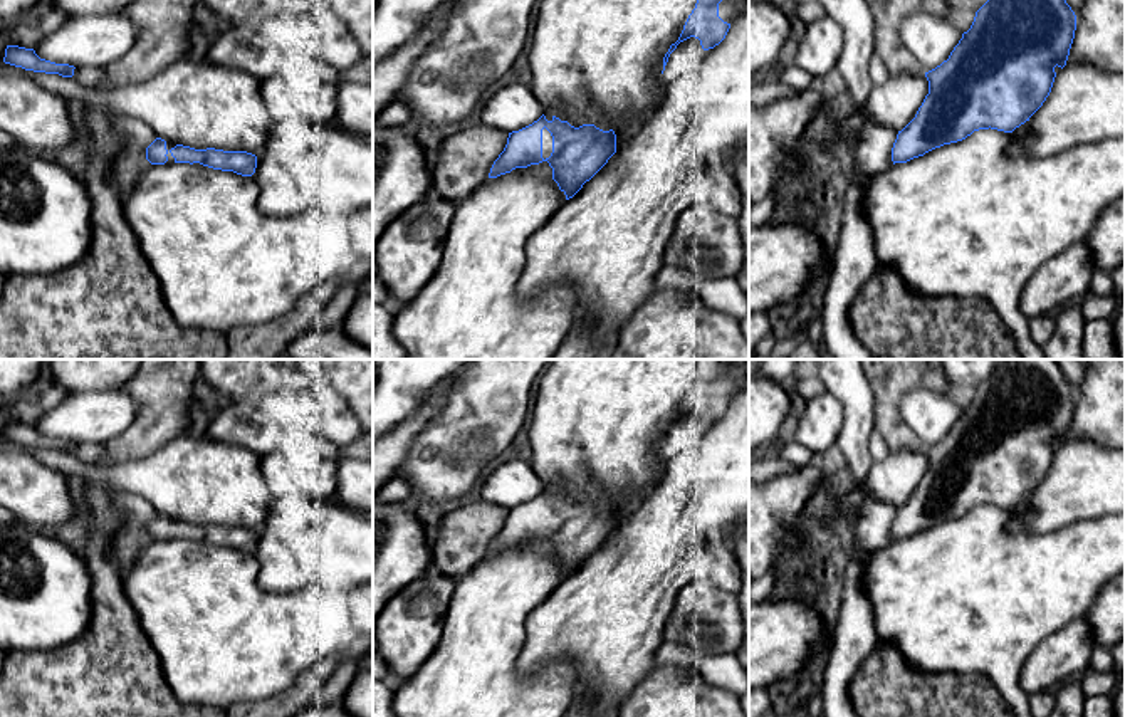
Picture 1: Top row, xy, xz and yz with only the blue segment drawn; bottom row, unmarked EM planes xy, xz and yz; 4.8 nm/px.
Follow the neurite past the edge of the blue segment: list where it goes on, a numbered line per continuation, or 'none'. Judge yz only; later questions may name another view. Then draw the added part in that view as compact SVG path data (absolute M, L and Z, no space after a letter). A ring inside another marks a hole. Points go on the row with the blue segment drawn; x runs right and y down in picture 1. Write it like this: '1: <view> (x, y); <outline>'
none

